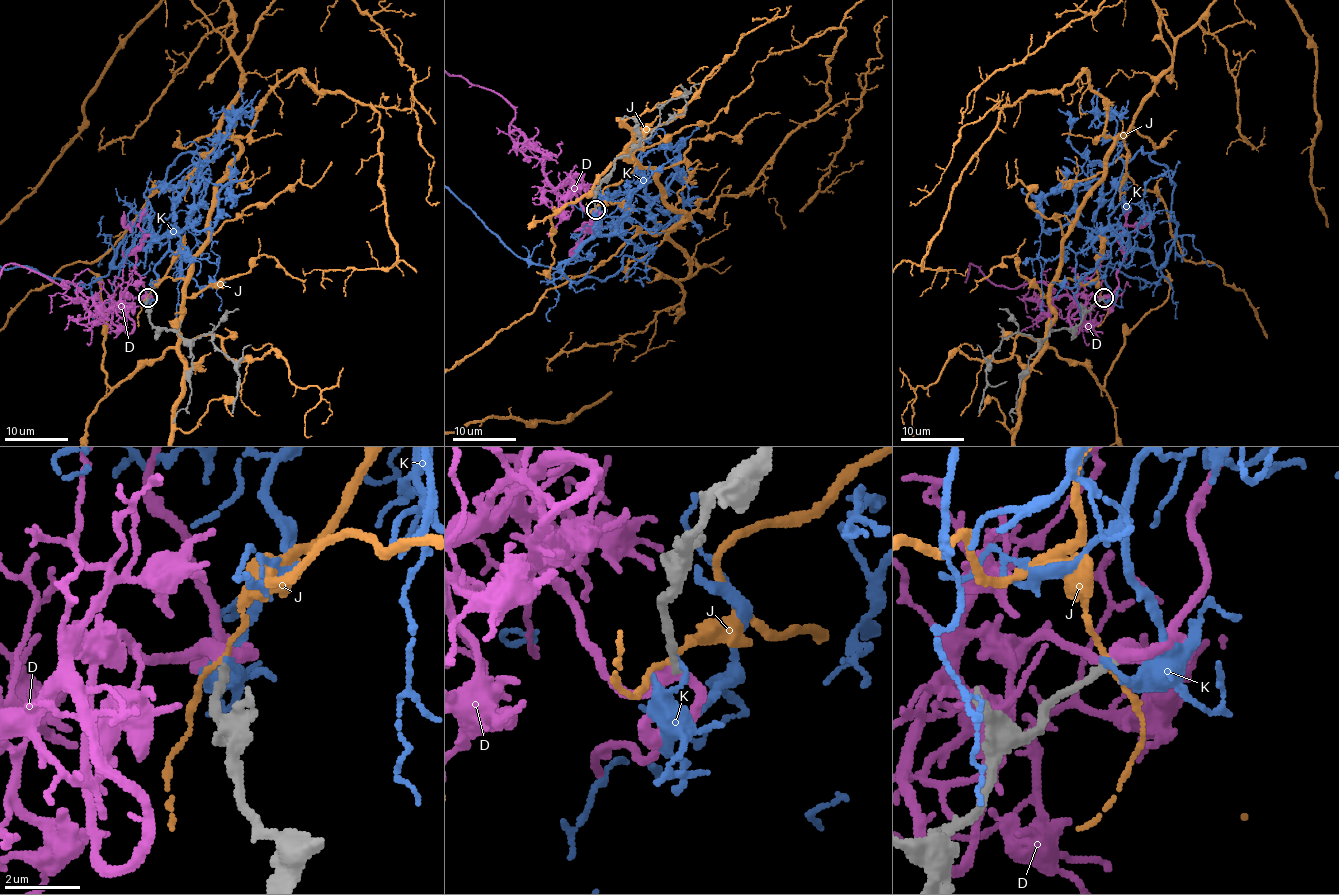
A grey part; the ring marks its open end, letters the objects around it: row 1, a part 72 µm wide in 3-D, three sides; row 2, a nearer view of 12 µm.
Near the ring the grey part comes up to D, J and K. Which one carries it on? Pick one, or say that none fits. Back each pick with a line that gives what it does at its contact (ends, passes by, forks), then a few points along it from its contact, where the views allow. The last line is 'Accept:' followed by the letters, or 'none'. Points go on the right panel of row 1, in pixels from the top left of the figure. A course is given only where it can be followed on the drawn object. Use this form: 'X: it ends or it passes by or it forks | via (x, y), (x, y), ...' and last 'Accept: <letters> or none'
Accept: none

